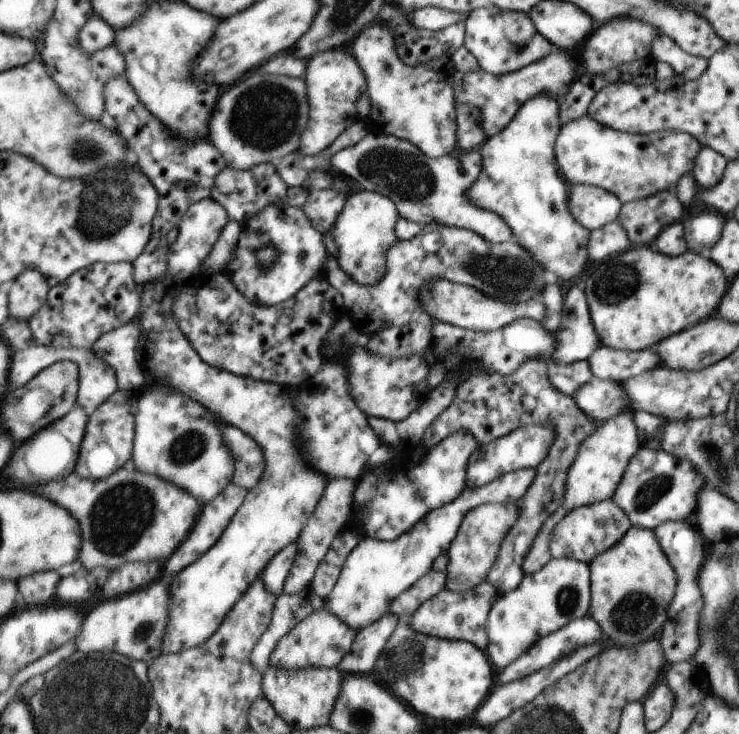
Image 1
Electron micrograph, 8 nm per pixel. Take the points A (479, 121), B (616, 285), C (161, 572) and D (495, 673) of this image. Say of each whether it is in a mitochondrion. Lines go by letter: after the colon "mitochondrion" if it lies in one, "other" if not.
A: other
B: mitochondrion
C: other
D: other

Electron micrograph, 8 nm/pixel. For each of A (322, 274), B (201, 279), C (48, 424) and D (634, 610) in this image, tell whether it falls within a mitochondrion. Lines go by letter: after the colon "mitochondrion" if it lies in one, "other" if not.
A: other
B: other
C: other
D: mitochondrion

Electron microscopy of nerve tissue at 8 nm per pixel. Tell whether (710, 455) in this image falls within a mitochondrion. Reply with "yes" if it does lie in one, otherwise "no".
yes

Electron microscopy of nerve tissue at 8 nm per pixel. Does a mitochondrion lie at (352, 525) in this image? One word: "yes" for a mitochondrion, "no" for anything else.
no

